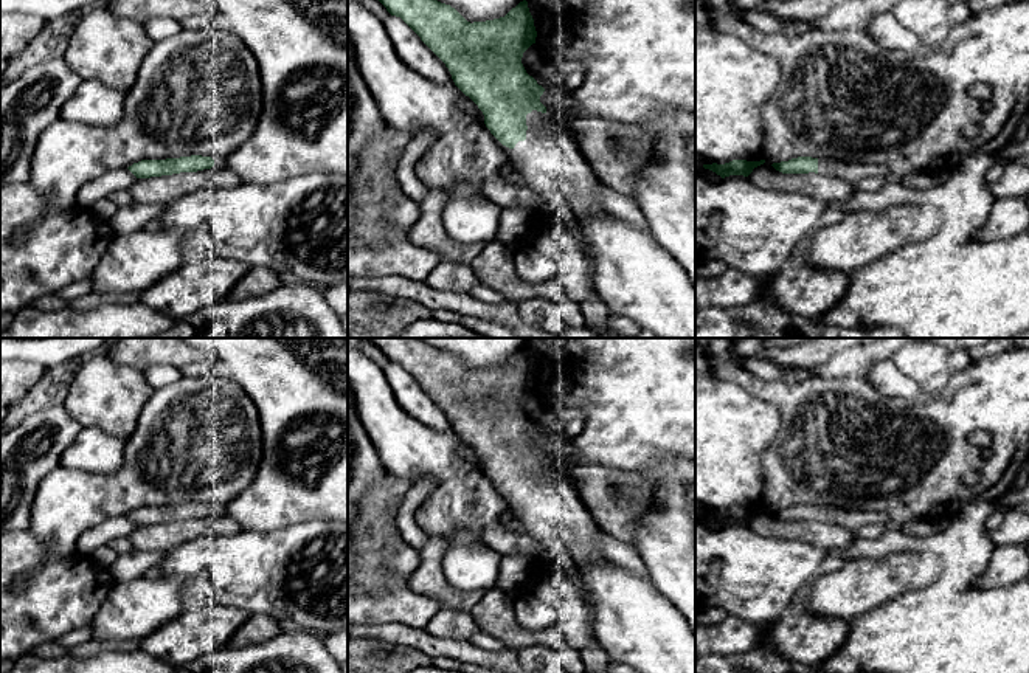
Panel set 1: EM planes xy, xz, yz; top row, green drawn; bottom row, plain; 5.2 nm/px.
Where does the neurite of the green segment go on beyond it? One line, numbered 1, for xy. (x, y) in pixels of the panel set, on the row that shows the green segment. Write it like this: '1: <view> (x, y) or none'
1: xy (219, 163)

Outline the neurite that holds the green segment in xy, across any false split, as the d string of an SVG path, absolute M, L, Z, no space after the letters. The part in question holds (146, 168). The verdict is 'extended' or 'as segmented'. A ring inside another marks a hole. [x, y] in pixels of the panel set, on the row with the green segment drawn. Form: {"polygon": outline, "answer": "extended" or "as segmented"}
{"polygon": "M186 155L180 158L166 158L166 160L141 160L138 163L133 163L127 169L137 178L151 178L180 172L197 172L203 169L222 169L222 167L227 167L227 158Z", "answer": "extended"}

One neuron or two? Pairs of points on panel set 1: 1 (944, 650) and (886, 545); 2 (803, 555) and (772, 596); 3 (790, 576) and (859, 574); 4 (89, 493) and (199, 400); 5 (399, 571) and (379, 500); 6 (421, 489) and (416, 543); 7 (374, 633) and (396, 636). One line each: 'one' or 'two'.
1: one
2: one
3: two
4: one
5: two
6: one
7: one

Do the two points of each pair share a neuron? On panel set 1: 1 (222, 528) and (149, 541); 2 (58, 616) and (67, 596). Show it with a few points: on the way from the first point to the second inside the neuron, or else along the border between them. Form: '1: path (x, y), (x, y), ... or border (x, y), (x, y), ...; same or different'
1: path (204, 528), (168, 535); same
2: path (58, 611), (58, 605), (62, 600); same

